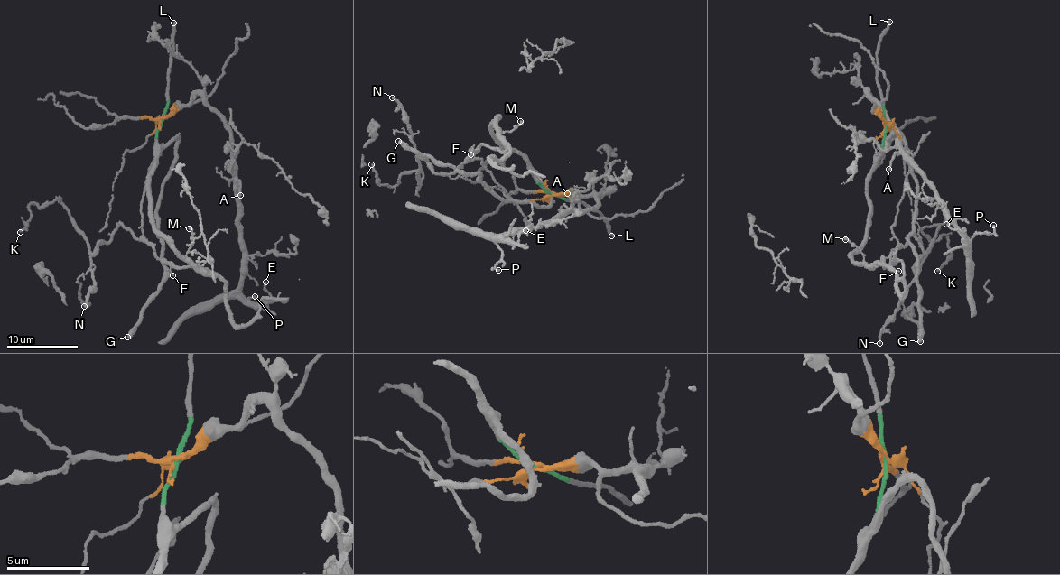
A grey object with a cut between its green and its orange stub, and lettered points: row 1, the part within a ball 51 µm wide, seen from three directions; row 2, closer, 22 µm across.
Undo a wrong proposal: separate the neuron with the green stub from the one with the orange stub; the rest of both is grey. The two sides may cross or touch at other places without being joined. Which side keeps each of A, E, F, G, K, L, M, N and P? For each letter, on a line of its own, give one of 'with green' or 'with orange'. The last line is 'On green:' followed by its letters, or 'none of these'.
A: with orange
E: with orange
F: with green
G: with green
K: with green
L: with green
M: with green
N: with green
P: with orange
On green: F, G, K, L, M, N

